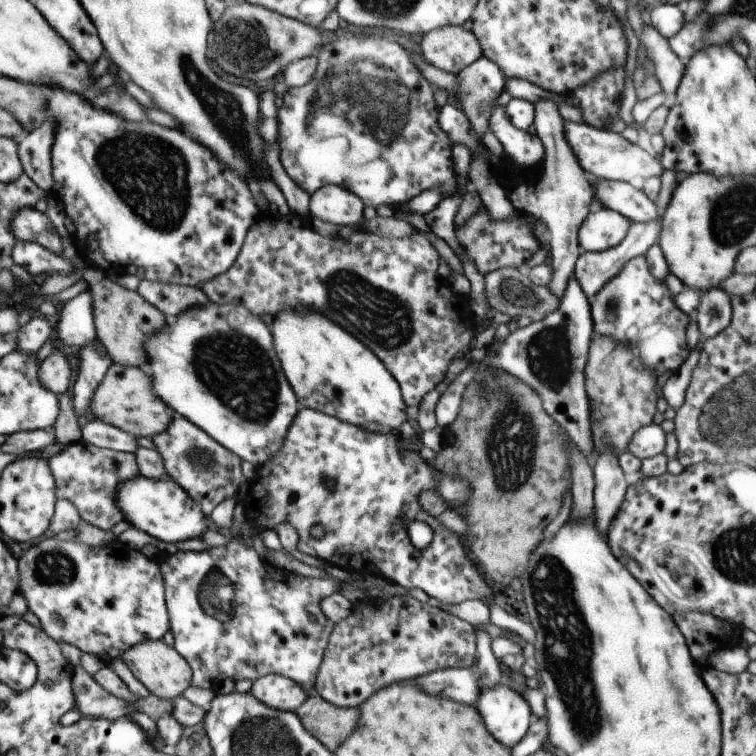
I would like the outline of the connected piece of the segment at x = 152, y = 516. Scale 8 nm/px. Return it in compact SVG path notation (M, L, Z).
M138 474L116 488L116 506L132 528L146 532L162 542L184 542L200 538L207 530L206 515L195 500L170 478L152 480Z

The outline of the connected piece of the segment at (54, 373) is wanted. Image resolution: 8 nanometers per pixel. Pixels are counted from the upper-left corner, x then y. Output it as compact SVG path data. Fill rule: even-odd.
M54 348L53 353L39 366L39 379L44 388L56 393L56 396L64 394L68 390L70 376L72 376L70 362L68 362L66 354L59 348Z

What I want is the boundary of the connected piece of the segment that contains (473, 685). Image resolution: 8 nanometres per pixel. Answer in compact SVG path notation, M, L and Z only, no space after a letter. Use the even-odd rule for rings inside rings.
M448 668L431 672L415 679L416 686L428 694L442 694L460 704L475 706L480 688L478 673L474 668Z

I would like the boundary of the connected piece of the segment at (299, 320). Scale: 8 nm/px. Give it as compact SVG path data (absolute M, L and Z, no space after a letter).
M288 308L276 314L270 327L276 354L300 407L319 410L356 427L380 424L393 433L409 419L400 386L384 364L324 314Z

